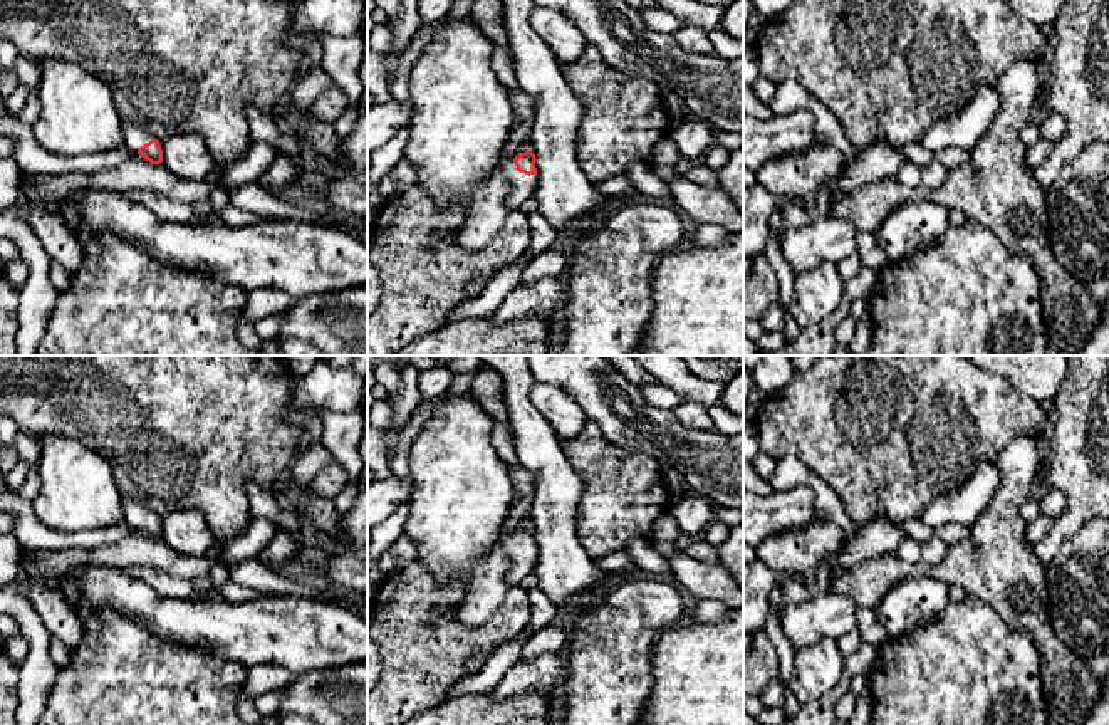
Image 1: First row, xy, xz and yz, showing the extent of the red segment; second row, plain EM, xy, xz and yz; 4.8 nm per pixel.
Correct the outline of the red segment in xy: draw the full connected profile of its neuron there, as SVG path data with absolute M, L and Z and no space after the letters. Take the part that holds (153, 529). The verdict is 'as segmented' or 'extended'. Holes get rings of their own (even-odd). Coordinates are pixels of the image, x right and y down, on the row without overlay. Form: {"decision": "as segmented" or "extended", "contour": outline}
{"decision": "extended", "contour": "M122 500L122 520L126 520L131 527L138 529L151 540L163 539L163 525L159 517L139 502Z"}

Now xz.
{"decision": "extended", "contour": "M525 527L502 540L502 545L505 547L507 557L510 561L507 587L518 586L523 577L534 572L539 559L535 530L532 527Z"}

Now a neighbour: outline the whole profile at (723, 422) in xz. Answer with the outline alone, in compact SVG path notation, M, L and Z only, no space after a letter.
M720 403L710 408L710 416L713 420L713 430L723 435L743 433L743 418L732 415Z

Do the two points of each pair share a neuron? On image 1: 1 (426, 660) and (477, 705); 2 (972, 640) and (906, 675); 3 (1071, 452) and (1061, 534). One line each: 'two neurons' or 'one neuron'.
1: two neurons
2: one neuron
3: one neuron

